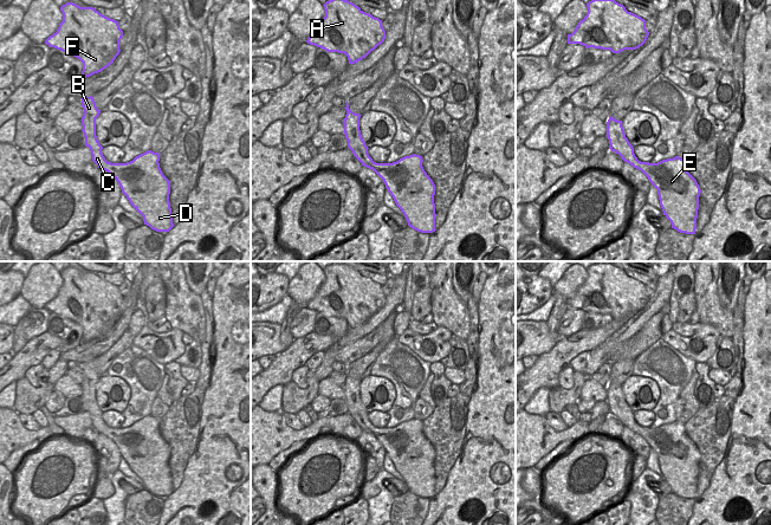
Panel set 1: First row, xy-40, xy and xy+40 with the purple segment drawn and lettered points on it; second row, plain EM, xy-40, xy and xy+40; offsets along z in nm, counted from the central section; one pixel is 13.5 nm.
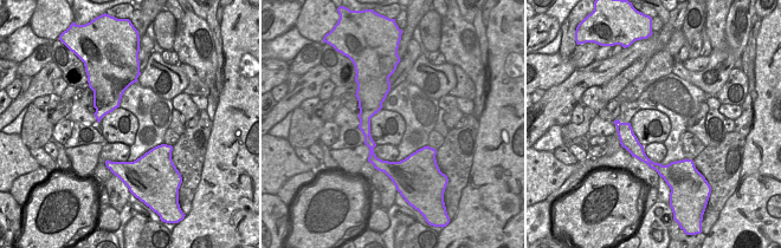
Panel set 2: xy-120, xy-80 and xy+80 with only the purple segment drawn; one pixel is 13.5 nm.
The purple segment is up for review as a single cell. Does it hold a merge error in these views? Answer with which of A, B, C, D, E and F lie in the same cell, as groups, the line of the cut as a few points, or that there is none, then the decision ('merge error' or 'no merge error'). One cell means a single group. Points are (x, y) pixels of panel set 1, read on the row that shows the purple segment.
A B C D E F; no cut; no merge error

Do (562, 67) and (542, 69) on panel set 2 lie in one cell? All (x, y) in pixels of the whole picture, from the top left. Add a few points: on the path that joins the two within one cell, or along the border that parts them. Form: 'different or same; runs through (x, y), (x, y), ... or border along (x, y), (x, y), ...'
same; runs through (557, 69), (547, 69)

